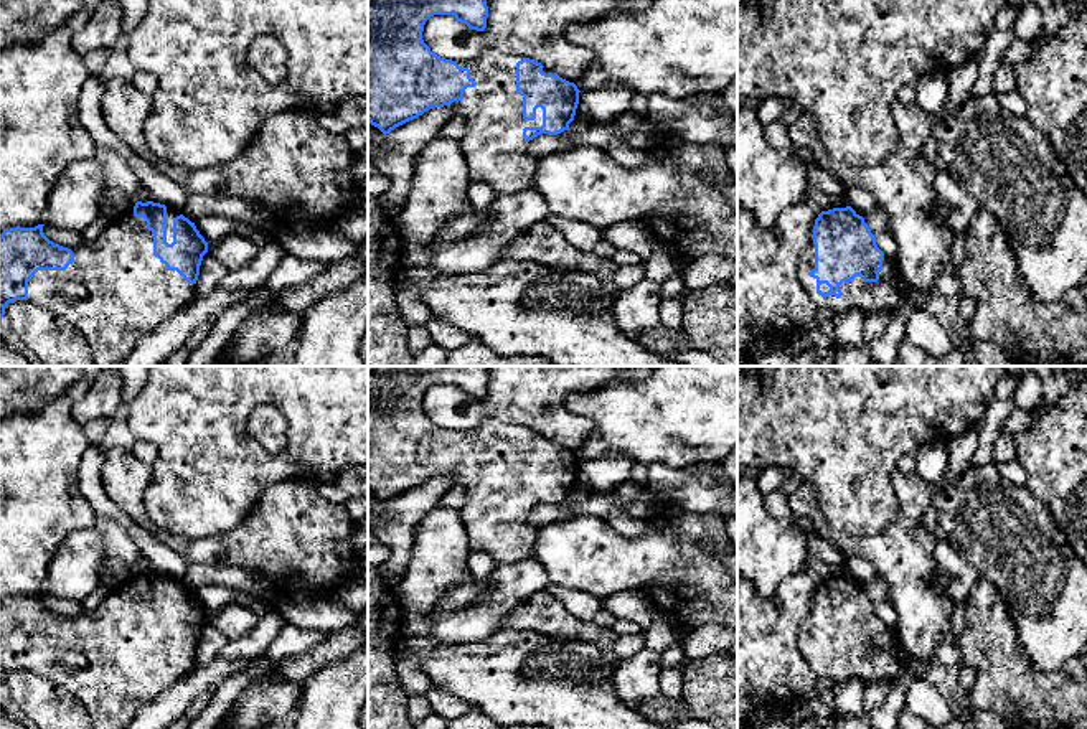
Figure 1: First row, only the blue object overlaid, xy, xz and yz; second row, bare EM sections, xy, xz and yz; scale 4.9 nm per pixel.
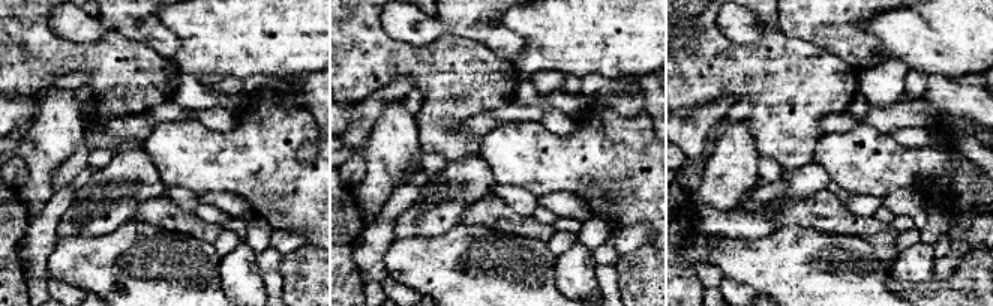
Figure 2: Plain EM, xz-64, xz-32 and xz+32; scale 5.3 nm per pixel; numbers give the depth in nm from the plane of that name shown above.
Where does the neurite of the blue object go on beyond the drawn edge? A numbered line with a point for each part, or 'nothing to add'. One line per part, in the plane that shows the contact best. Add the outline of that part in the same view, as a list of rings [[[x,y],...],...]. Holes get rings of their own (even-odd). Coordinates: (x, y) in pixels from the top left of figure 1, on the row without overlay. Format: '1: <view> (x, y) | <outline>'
1: yz (884, 665) | [[[813,610],[800,625],[798,647],[805,661],[812,666],[813,673],[820,678],[826,676],[833,683],[848,680],[859,680],[864,684],[871,683],[894,683],[902,678],[902,668],[907,660],[899,637],[887,625],[882,627],[882,638],[878,651],[864,651],[856,645],[851,651],[843,651],[840,660],[843,665],[836,668],[828,665],[823,668],[816,663],[816,648],[808,642],[815,638],[815,614]]]

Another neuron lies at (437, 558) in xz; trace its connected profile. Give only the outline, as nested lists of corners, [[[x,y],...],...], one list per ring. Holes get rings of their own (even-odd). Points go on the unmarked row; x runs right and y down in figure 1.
[[[439,501],[421,518],[409,549],[409,564],[396,587],[401,609],[429,614],[468,572],[468,538],[460,510]]]

